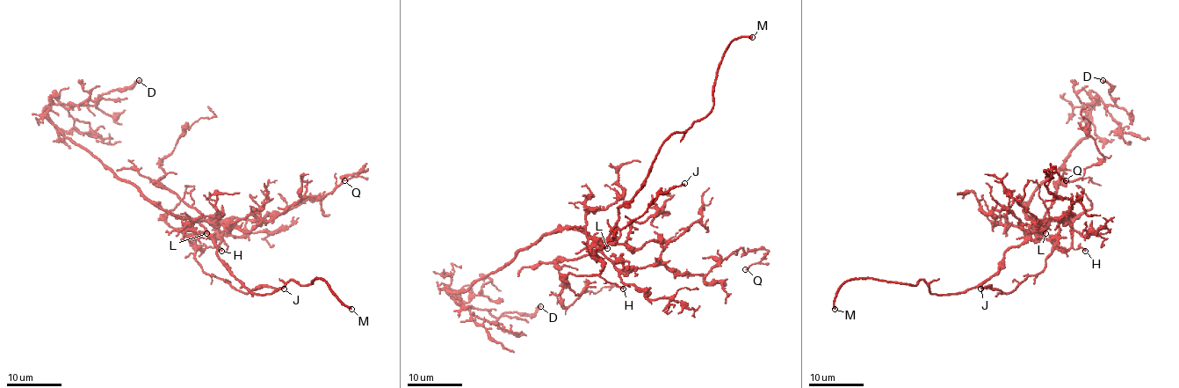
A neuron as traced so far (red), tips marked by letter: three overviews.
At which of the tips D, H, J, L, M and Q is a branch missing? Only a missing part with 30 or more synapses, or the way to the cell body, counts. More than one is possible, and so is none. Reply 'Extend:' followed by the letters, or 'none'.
Extend: M

